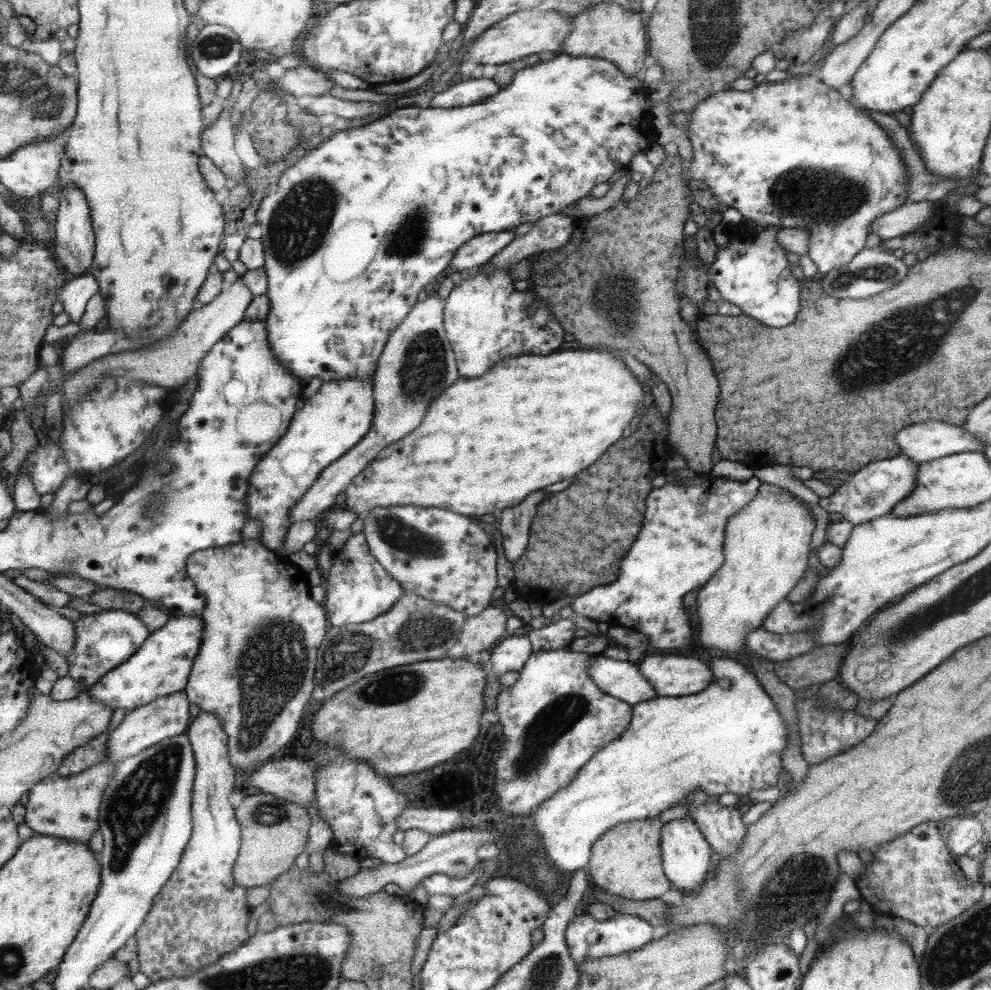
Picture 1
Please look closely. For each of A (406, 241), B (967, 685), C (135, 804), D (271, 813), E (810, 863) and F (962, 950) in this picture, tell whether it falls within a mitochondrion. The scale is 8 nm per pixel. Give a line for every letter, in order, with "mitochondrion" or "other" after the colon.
A: mitochondrion
B: other
C: mitochondrion
D: mitochondrion
E: mitochondrion
F: mitochondrion

